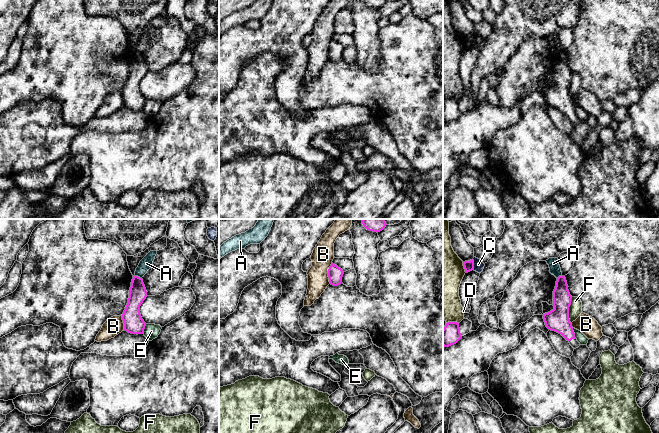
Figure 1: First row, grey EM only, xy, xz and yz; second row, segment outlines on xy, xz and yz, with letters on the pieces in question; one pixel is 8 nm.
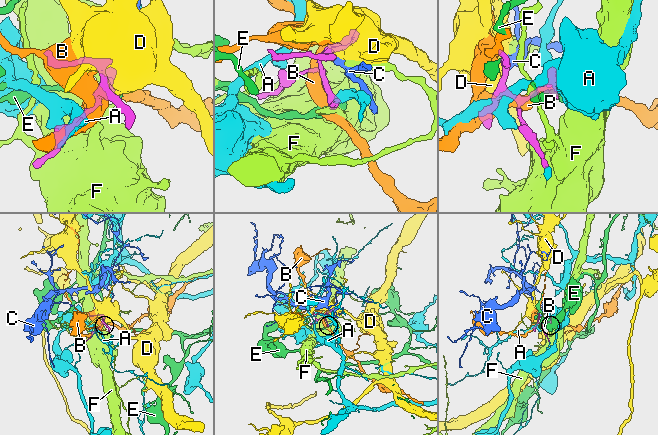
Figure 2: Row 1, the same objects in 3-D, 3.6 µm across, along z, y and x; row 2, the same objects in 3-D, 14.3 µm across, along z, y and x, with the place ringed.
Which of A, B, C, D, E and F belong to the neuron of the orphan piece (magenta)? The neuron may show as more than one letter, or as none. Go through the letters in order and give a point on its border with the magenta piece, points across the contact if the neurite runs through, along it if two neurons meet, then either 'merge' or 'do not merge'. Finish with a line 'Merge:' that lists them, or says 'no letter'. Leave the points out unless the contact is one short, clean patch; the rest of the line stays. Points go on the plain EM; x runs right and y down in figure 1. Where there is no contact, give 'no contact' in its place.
A: contact xy (137, 52); do not merge
B: contact xz (328, 49); do not merge
C: contact yz (473, 40); border yz (472, 35), (473, 45); do not merge
D: contact yz (464, 43); do not merge
E: contact xy (144, 104); border xy (146, 100), (142, 109); do not merge
F: contact yz (568, 86); border yz (572, 73), (569, 83), (569, 97), (571, 99); do not merge
Merge: no letter

